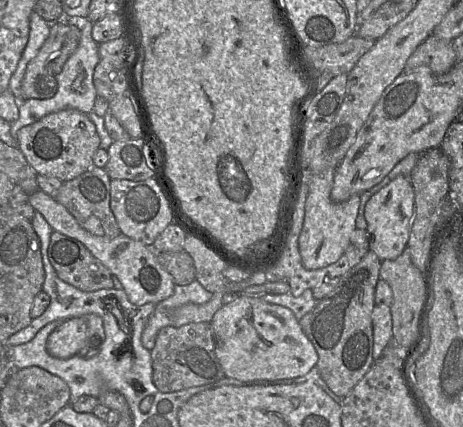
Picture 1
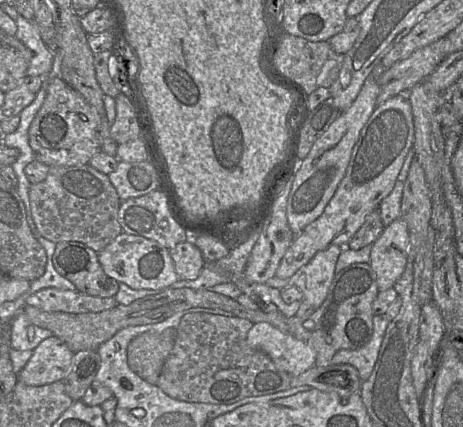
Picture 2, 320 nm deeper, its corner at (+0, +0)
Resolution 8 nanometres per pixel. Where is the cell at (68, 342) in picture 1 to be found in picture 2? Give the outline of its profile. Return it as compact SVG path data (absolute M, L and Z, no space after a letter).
M56 336L39 343L27 364L18 374L18 381L30 386L43 386L64 380L70 372L74 352Z

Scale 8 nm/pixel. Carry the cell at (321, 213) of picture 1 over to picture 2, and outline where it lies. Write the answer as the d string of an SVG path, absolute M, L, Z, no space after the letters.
M347 244L332 245L325 250L317 252L314 257L302 266L294 275L286 279L274 276L266 281L270 287L283 289L289 286L298 287L303 300L311 304L316 310L325 301L331 283L336 274L335 266L338 257Z

